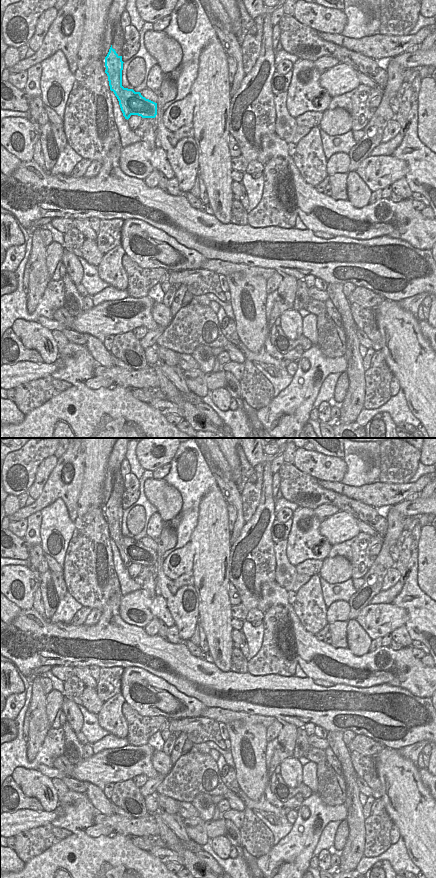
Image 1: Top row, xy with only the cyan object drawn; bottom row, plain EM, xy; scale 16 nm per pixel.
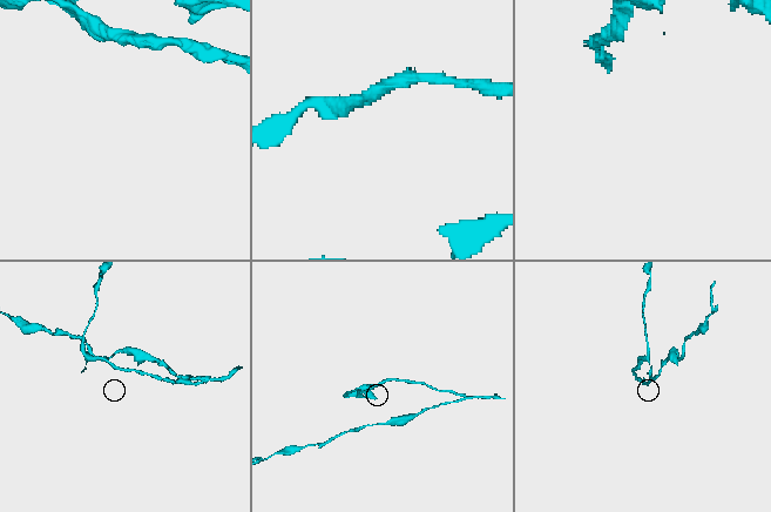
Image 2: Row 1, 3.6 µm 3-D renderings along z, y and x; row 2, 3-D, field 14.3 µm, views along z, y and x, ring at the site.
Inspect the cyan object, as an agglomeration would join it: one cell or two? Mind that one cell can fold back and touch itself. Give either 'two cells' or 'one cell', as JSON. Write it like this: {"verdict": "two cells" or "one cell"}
{"verdict": "two cells"}

